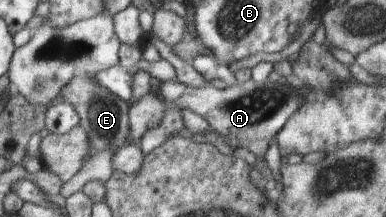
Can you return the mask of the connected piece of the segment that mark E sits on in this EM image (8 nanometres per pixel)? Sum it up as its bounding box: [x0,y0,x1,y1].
[62,76,128,157]

